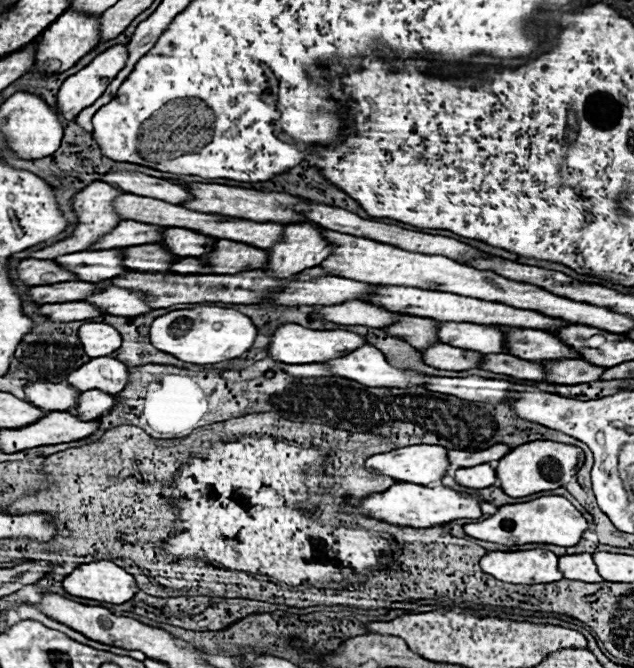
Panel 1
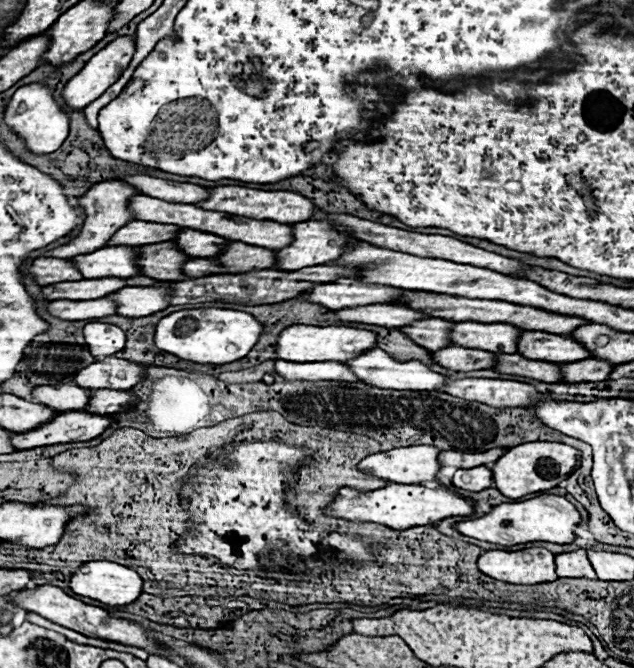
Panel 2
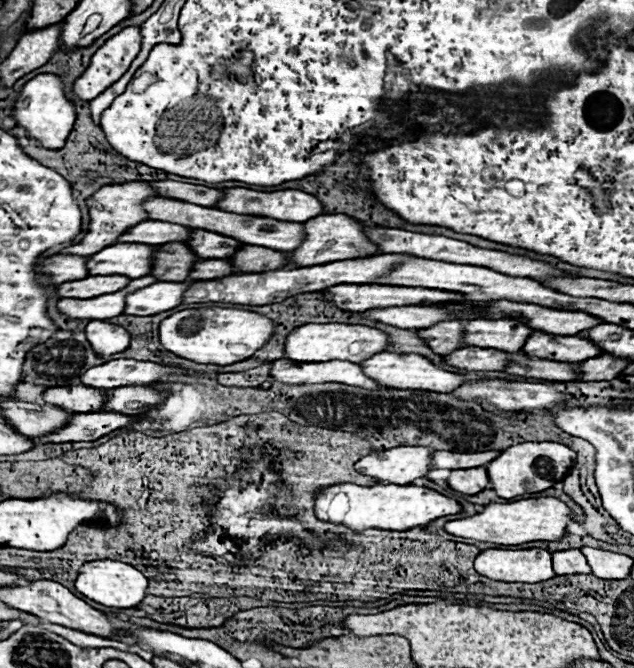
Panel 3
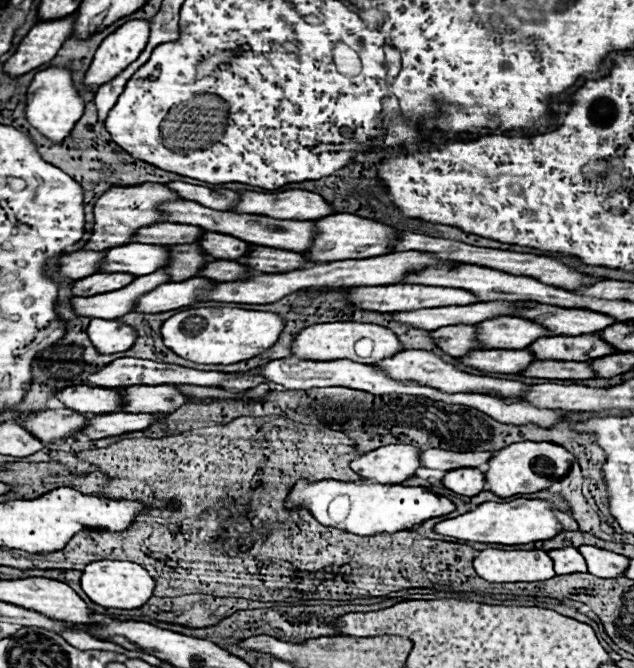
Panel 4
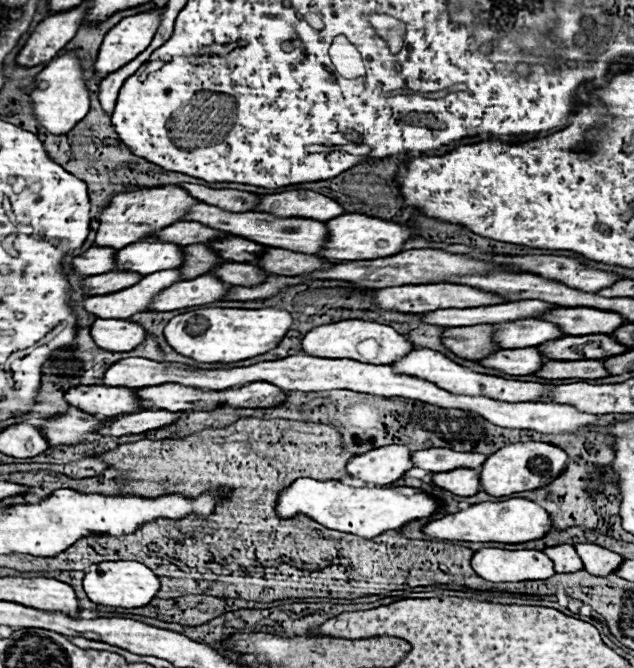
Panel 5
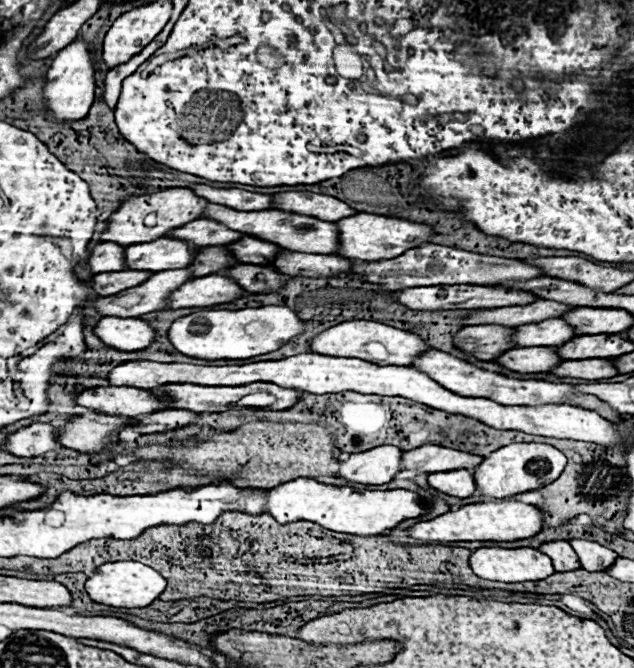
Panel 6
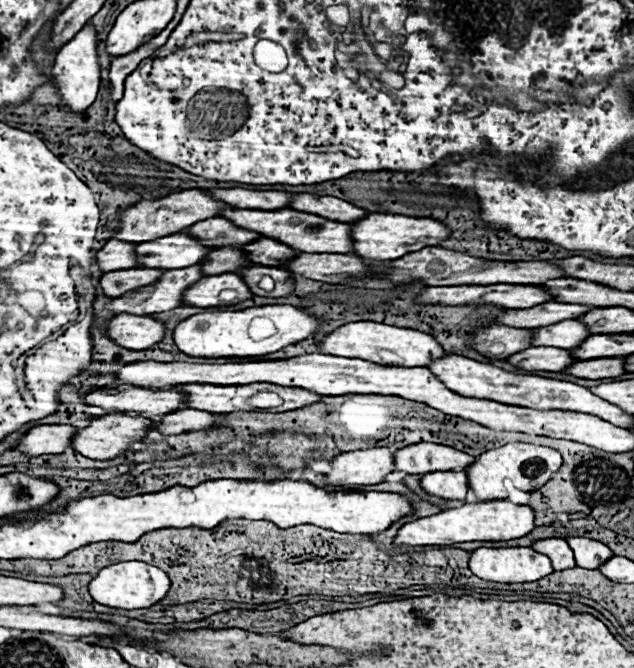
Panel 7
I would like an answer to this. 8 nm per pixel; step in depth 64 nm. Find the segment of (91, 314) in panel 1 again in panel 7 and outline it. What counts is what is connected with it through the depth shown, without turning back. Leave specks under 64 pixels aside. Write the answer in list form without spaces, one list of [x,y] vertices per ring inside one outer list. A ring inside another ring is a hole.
[[[188,266],[178,270],[168,270],[166,276],[162,276],[158,282],[150,284],[150,288],[140,288],[136,292],[126,292],[120,298],[112,298],[108,302],[110,310],[122,314],[156,314],[156,312],[168,312],[178,306],[182,306],[182,292],[194,284],[194,280],[200,280],[202,268]]]

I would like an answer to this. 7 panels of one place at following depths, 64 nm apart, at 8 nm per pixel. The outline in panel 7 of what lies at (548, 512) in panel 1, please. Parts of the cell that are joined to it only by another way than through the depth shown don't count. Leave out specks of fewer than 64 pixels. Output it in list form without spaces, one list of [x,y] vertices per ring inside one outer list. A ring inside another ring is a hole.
[[[490,500],[490,502],[462,504],[460,508],[442,510],[434,516],[408,522],[398,530],[392,544],[396,548],[406,548],[406,546],[450,546],[460,542],[500,542],[522,538],[532,528],[534,528],[534,512],[530,506],[512,504],[508,500]]]

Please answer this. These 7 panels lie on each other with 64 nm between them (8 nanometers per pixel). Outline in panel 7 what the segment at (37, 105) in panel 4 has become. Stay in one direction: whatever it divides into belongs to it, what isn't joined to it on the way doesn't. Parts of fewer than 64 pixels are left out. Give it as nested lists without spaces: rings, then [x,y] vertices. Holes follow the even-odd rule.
[[[86,24],[68,44],[64,44],[52,68],[52,82],[56,84],[64,104],[72,112],[84,112],[96,98],[100,88],[100,62],[98,62],[98,38],[92,24]]]

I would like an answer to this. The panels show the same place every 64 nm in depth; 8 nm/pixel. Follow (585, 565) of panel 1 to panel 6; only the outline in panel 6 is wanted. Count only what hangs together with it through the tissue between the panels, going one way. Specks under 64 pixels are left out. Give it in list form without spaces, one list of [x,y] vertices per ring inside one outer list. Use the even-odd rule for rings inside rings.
[[[554,540],[554,542],[542,544],[538,550],[552,558],[552,564],[554,564],[556,572],[568,572],[568,570],[580,568],[576,552],[572,550],[572,546],[566,540]]]

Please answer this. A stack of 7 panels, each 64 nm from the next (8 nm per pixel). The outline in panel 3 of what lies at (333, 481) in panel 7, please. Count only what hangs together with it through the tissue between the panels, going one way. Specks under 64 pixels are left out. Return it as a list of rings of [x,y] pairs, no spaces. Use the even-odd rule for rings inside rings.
[[[396,446],[388,450],[376,450],[360,458],[354,468],[360,474],[372,476],[378,482],[410,484],[416,478],[424,478],[430,470],[430,448],[424,446]]]

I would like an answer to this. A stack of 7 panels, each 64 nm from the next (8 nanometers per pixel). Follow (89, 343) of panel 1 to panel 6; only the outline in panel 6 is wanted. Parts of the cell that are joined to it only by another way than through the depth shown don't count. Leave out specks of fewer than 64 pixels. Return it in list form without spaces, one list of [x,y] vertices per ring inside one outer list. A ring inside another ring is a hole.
[[[110,316],[98,322],[96,336],[110,348],[122,352],[134,352],[148,348],[154,342],[156,332],[150,324],[146,324],[146,320]]]

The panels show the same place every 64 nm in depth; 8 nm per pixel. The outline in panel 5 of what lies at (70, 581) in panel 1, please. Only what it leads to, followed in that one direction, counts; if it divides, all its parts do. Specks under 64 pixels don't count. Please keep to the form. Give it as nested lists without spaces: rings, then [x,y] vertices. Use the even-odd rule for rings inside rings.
[[[134,560],[100,562],[90,566],[90,572],[84,576],[84,590],[88,598],[96,604],[114,606],[114,608],[142,608],[158,594],[160,578],[150,568]]]

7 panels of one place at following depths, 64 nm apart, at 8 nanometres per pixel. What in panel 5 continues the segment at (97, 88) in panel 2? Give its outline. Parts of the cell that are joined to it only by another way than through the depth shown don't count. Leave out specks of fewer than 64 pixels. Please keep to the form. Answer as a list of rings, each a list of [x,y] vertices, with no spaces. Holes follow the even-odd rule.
[[[156,8],[120,20],[104,36],[98,60],[94,64],[96,72],[104,78],[134,60],[142,50],[146,50],[146,46],[154,38],[154,32],[158,30],[158,24],[162,22],[162,12],[164,8]]]

